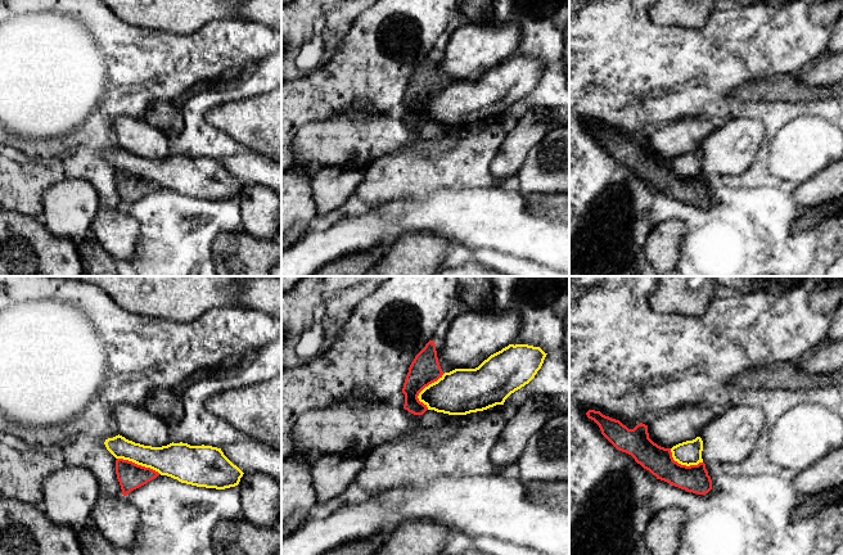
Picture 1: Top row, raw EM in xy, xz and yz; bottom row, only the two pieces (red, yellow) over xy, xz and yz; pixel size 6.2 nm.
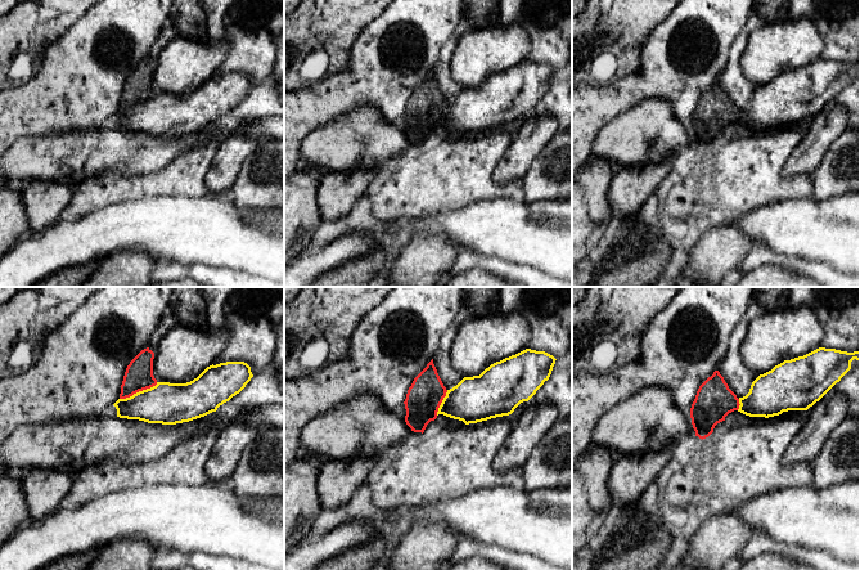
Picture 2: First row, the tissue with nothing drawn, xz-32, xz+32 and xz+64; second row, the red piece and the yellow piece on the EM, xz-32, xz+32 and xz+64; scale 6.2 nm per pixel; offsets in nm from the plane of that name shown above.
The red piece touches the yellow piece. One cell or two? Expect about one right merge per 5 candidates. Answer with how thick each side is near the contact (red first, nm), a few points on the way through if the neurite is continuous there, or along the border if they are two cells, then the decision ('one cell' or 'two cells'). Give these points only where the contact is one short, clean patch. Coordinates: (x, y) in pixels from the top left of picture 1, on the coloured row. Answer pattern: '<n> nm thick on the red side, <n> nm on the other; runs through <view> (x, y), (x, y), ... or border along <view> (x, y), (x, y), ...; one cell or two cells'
190 nm thick on the red side, 280 nm on the other; border along xz (445, 373), (419, 393), (418, 398), (427, 409); two cells

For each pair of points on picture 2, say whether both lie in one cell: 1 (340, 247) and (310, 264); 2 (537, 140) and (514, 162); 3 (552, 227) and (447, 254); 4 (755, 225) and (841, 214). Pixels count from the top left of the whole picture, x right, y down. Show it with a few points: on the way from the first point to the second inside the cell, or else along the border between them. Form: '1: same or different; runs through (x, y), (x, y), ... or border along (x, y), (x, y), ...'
1: same; runs through (332, 255), (318, 263)
2: same; runs through (532, 144), (519, 157)
3: different; border along (433, 234), (442, 233), (462, 248)
4: same; runs through (777, 225), (819, 225)

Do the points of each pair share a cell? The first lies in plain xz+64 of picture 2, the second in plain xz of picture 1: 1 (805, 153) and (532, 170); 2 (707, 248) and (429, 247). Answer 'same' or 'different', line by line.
1: different
2: same

